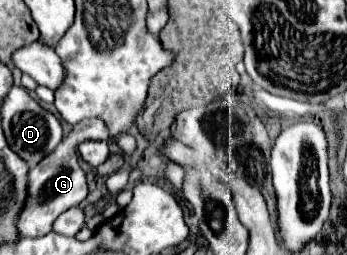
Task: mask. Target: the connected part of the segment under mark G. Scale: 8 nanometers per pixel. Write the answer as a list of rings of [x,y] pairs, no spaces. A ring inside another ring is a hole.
[[[97,118],[81,120],[77,126],[73,126],[69,136],[63,138],[63,142],[51,152],[51,156],[47,156],[43,160],[43,174],[39,174],[39,164],[29,170],[27,200],[25,200],[25,206],[21,208],[19,218],[17,218],[17,234],[21,238],[49,234],[53,220],[61,212],[65,212],[65,210],[69,210],[73,206],[79,206],[87,198],[89,186],[87,186],[85,172],[79,168],[77,146],[83,140],[107,140],[107,138],[109,138],[109,128],[107,128],[107,124],[101,118],[99,120]]]

